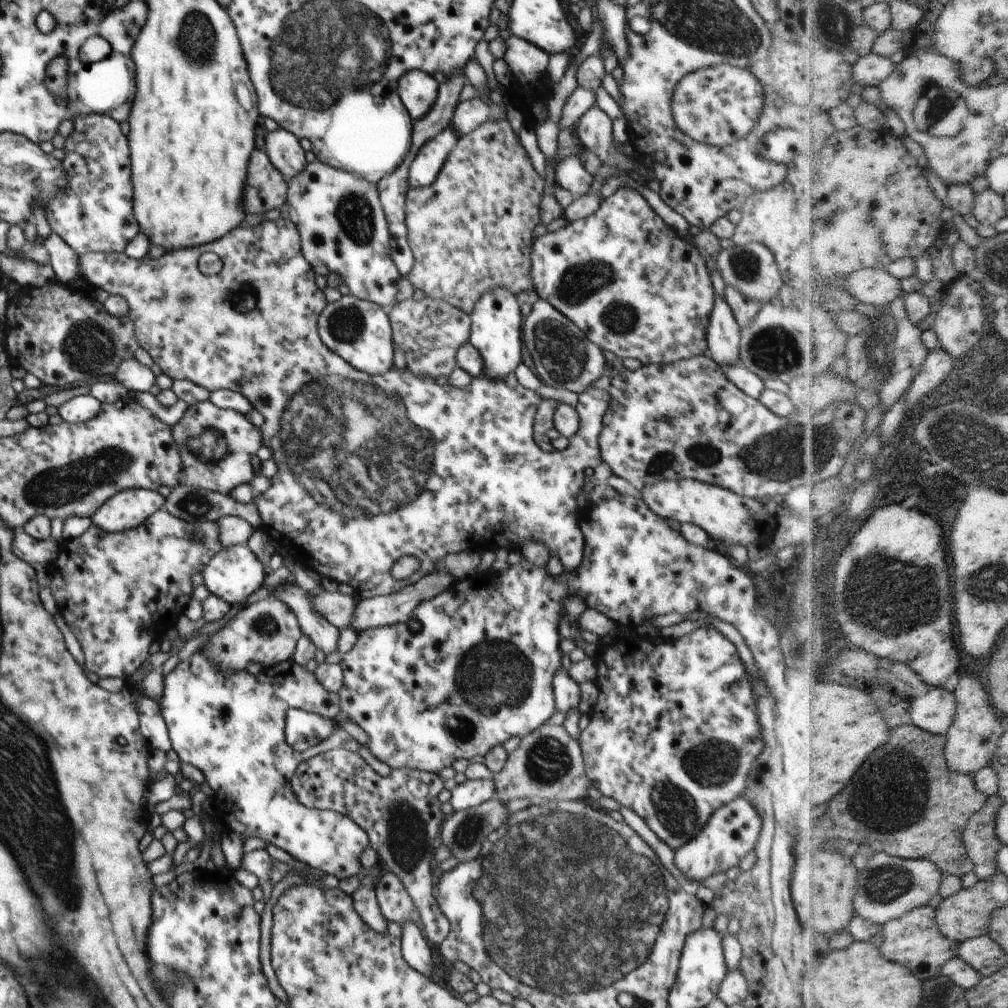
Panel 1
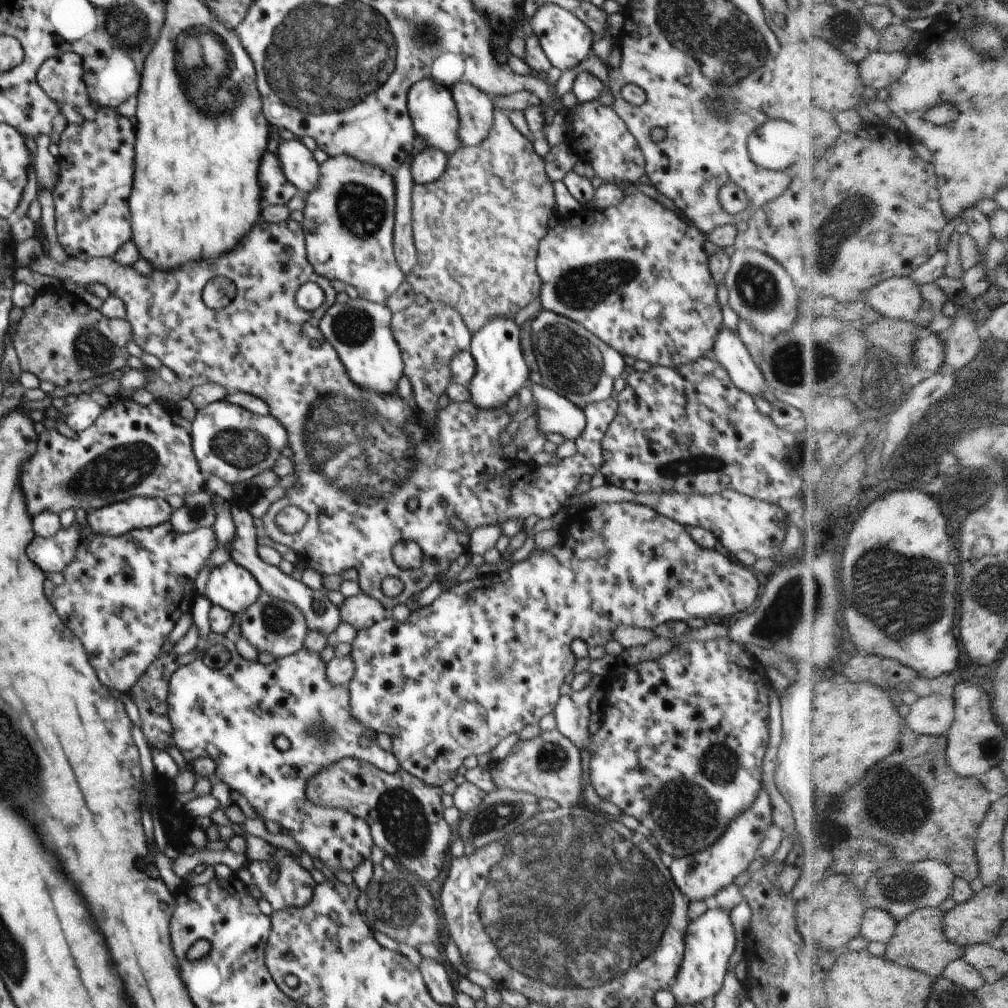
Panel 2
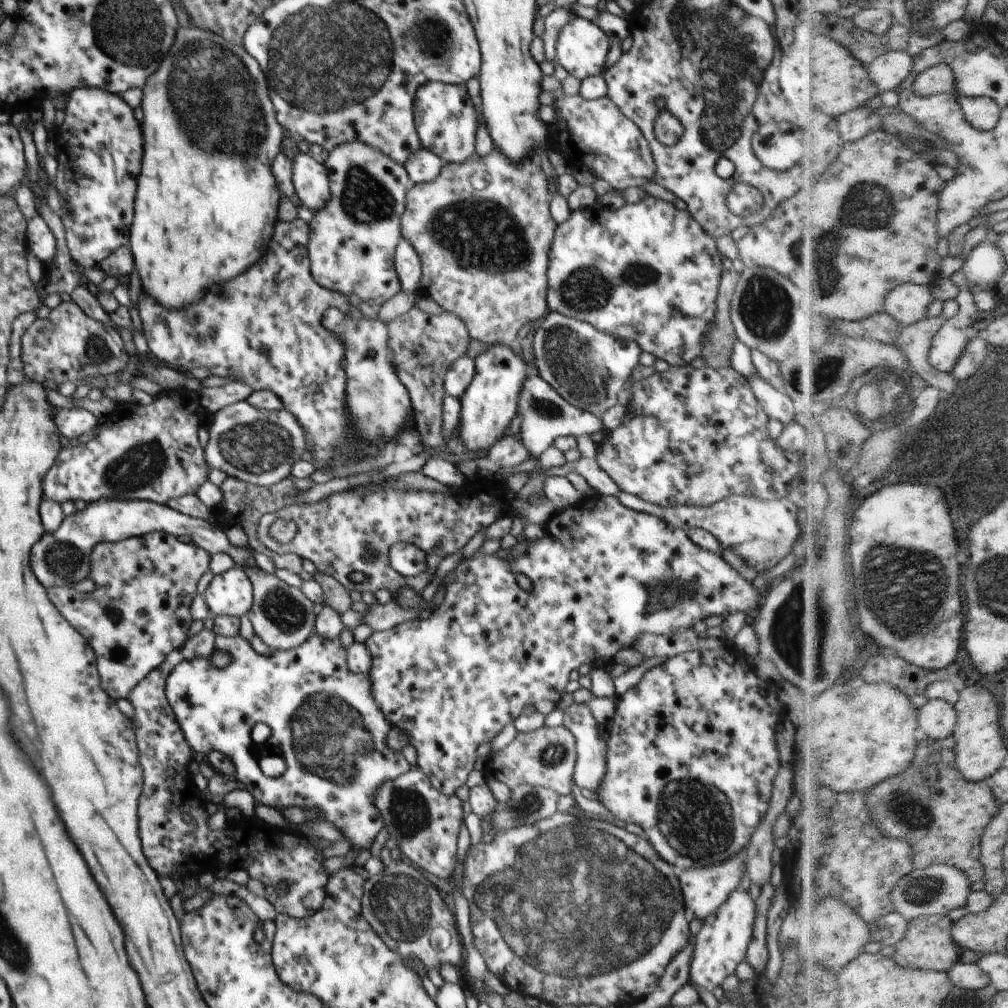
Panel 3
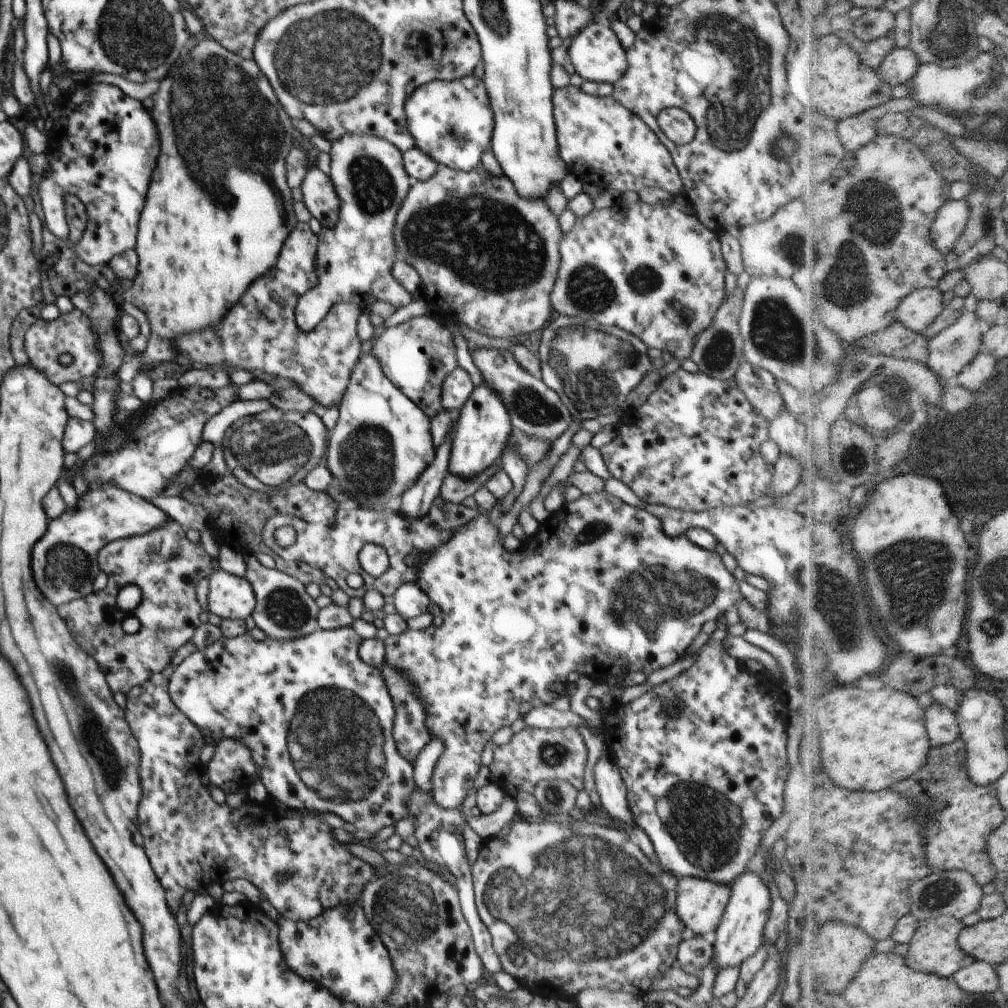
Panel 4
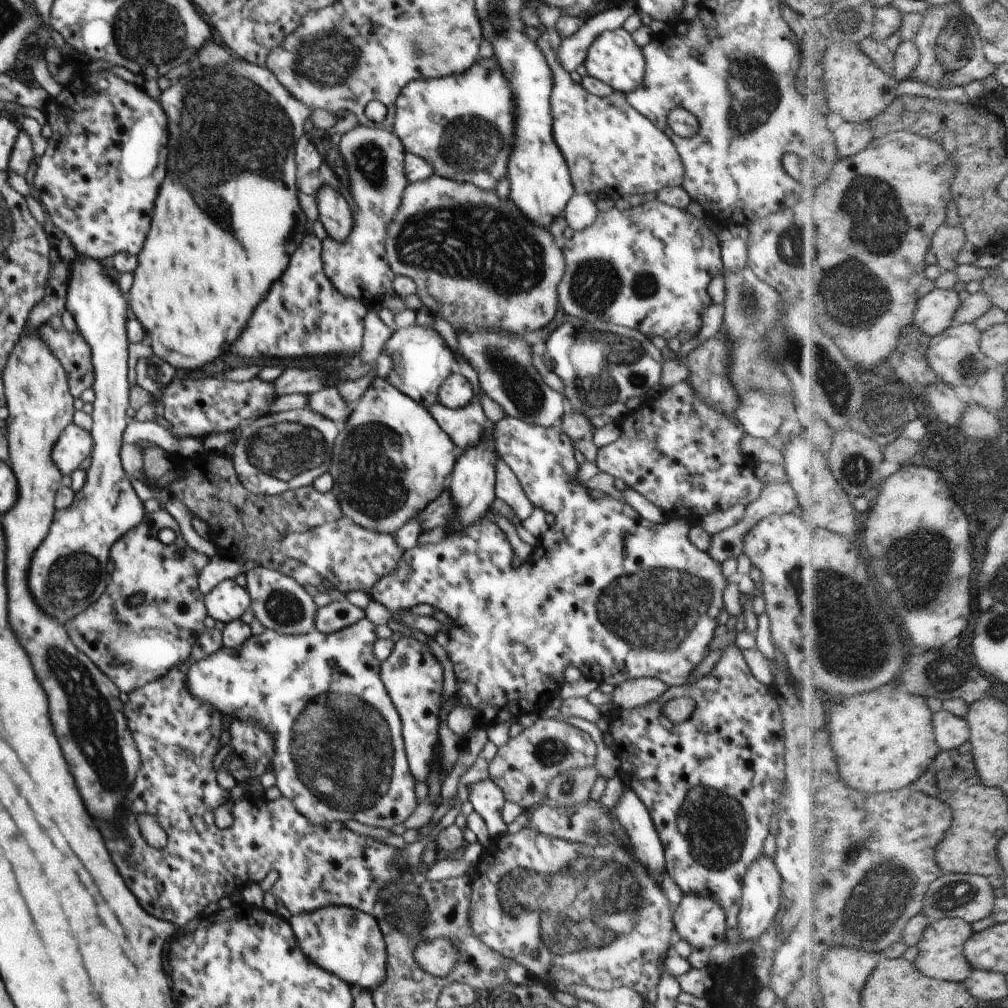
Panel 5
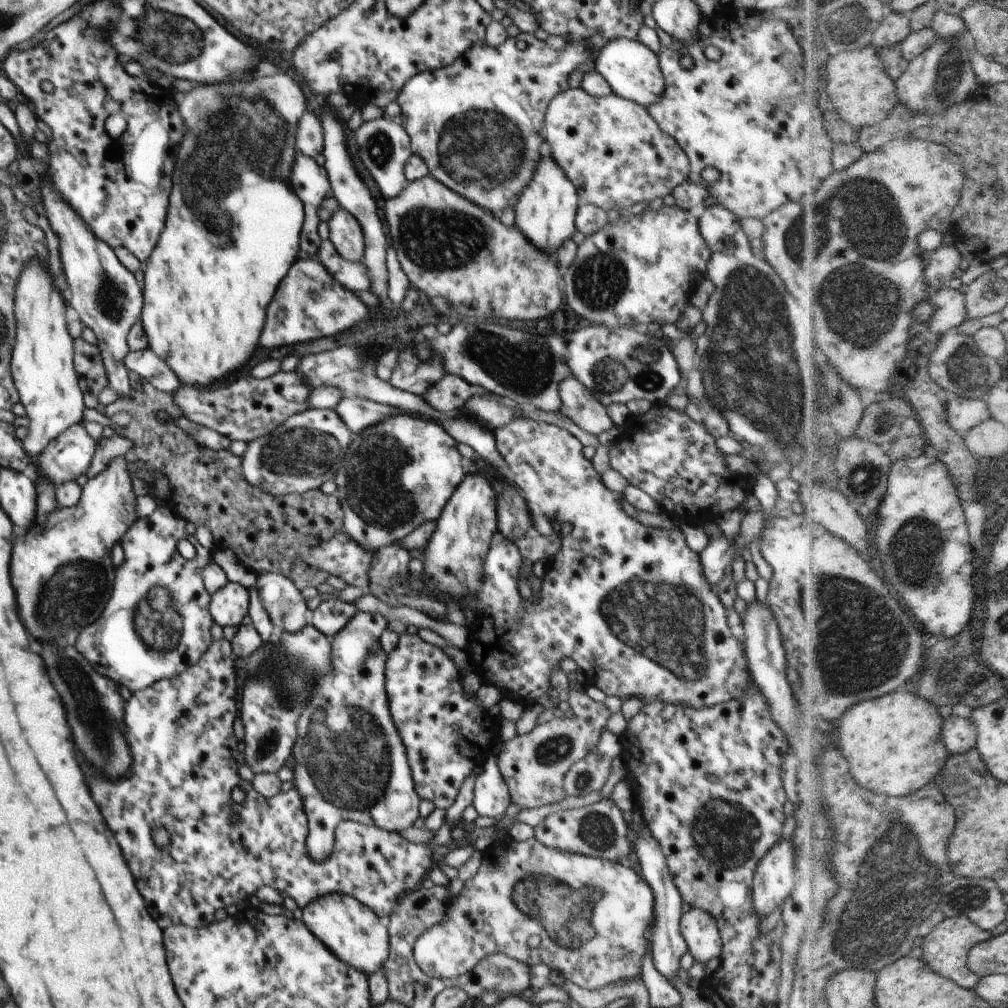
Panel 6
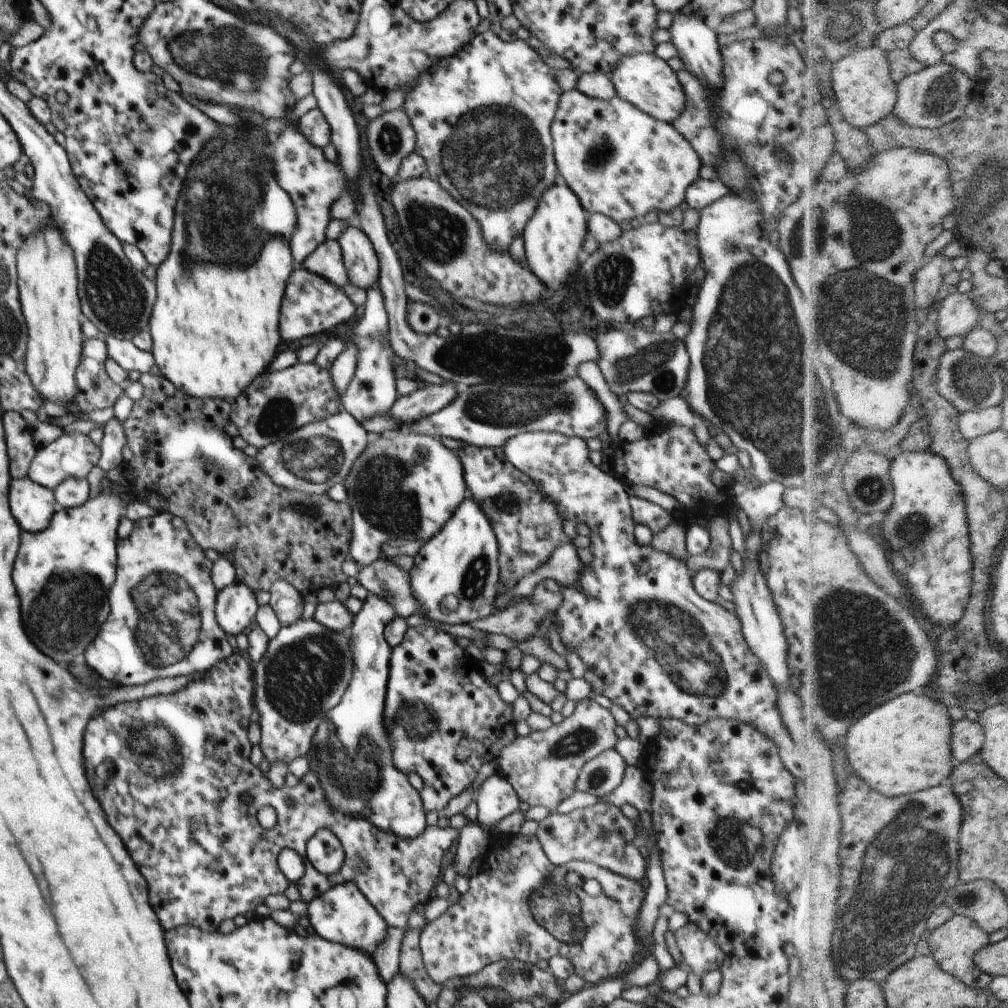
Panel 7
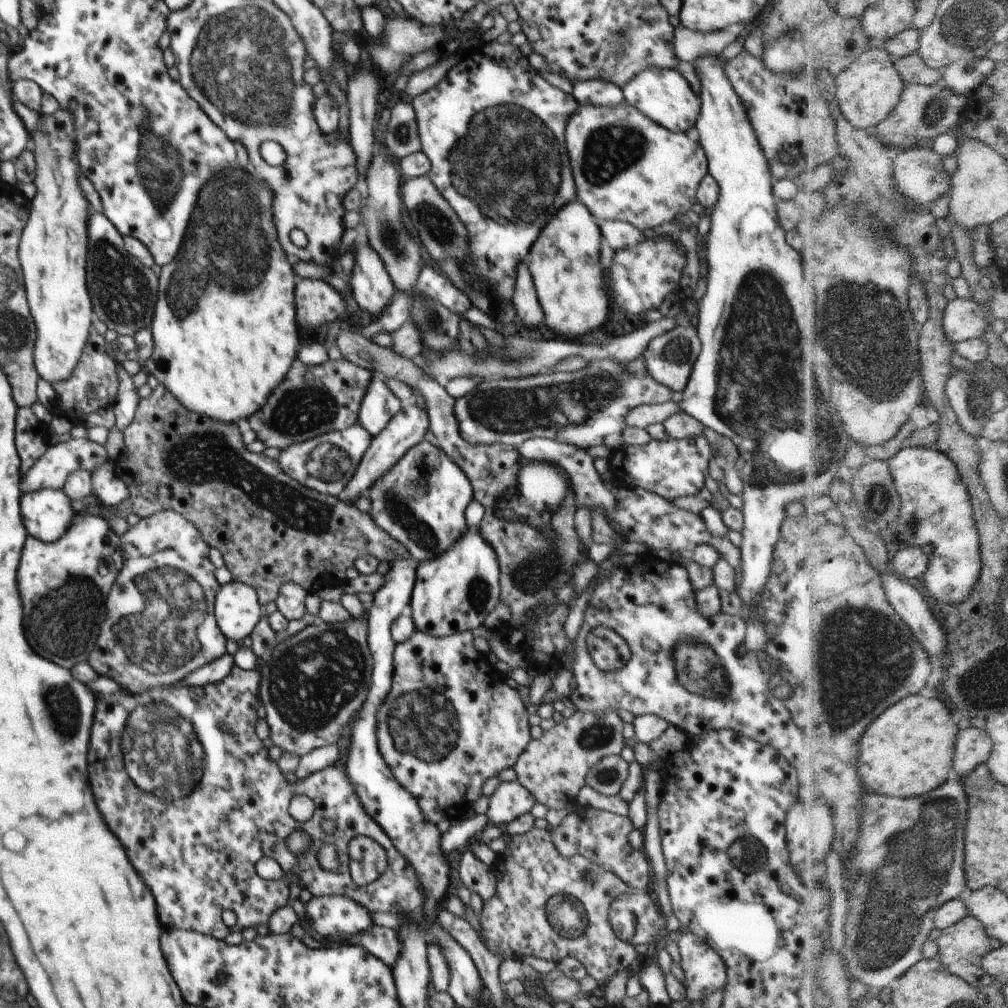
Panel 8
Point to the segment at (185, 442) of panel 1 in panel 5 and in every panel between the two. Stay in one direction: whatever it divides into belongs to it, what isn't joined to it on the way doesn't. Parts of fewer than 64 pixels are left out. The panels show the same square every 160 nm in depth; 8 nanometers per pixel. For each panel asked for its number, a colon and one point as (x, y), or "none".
2: (229, 441)
3: (257, 446)
4: (275, 447)
5: (284, 451)

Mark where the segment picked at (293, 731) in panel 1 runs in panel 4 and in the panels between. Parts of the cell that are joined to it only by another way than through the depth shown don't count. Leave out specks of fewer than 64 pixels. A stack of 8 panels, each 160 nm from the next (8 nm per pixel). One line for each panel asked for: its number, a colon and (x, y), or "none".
2: (487, 657)
3: (451, 682)
4: (580, 596)

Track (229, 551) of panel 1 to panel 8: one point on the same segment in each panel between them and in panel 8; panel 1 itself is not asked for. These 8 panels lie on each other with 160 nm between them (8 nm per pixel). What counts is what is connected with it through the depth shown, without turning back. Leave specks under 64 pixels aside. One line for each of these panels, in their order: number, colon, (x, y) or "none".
2: (230, 586)
3: (231, 593)
4: (231, 597)
5: (227, 601)
6: (228, 606)
7: (235, 606)
8: (237, 610)

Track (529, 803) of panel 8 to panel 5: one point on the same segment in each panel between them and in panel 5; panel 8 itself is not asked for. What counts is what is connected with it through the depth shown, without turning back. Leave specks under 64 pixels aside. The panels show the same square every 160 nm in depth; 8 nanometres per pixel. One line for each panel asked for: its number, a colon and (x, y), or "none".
5: (487, 798)
6: (491, 793)
7: (496, 798)

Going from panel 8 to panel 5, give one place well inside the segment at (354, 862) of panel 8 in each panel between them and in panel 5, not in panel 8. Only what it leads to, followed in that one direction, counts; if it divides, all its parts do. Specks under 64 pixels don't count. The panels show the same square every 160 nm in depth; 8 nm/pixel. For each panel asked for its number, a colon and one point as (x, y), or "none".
5: (347, 942)
6: (354, 933)
7: (342, 914)

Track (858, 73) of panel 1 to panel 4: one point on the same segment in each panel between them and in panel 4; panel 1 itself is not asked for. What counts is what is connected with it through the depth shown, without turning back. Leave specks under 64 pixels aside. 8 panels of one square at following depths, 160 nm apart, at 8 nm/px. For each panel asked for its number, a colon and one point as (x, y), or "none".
2: (882, 69)
3: (890, 71)
4: (903, 64)

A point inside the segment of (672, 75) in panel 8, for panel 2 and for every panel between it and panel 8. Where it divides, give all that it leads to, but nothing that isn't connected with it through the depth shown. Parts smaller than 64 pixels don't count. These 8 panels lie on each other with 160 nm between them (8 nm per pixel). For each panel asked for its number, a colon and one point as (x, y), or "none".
2: (567, 41)
3: (582, 47)
4: (597, 54)
5: (614, 57)
6: (632, 70)
7: (645, 80)

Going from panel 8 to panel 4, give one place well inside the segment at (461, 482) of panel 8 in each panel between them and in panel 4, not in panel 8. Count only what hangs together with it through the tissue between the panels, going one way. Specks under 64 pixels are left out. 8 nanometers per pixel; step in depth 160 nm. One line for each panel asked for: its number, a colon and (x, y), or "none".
4: (397, 448)
5: (390, 459)
6: (397, 475)
7: (406, 486)

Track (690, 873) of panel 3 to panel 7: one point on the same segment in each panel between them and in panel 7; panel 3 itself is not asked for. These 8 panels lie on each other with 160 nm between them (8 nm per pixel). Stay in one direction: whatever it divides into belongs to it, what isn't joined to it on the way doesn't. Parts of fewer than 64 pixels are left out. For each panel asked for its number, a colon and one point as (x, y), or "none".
4: (700, 904)
5: (699, 920)
6: (699, 929)
7: (700, 953)

